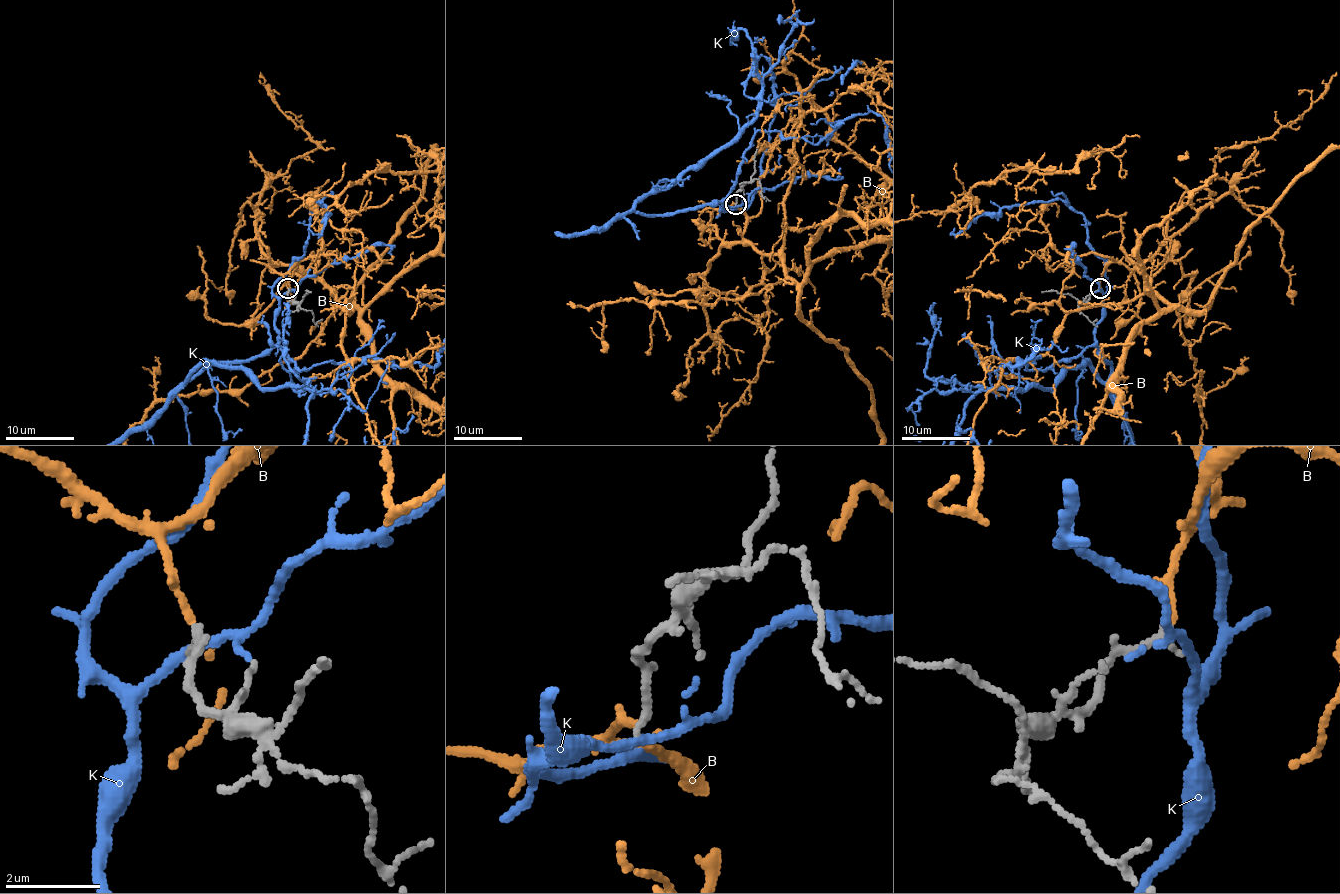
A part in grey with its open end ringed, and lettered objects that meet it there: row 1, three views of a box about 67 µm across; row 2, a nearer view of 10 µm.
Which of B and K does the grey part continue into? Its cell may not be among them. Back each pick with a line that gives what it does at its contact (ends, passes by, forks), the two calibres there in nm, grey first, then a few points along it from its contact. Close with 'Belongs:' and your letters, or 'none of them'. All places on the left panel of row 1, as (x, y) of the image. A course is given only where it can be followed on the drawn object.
B: it ends there; 180 nm thick on the grey side, 140 nm on the other
Belongs: B

